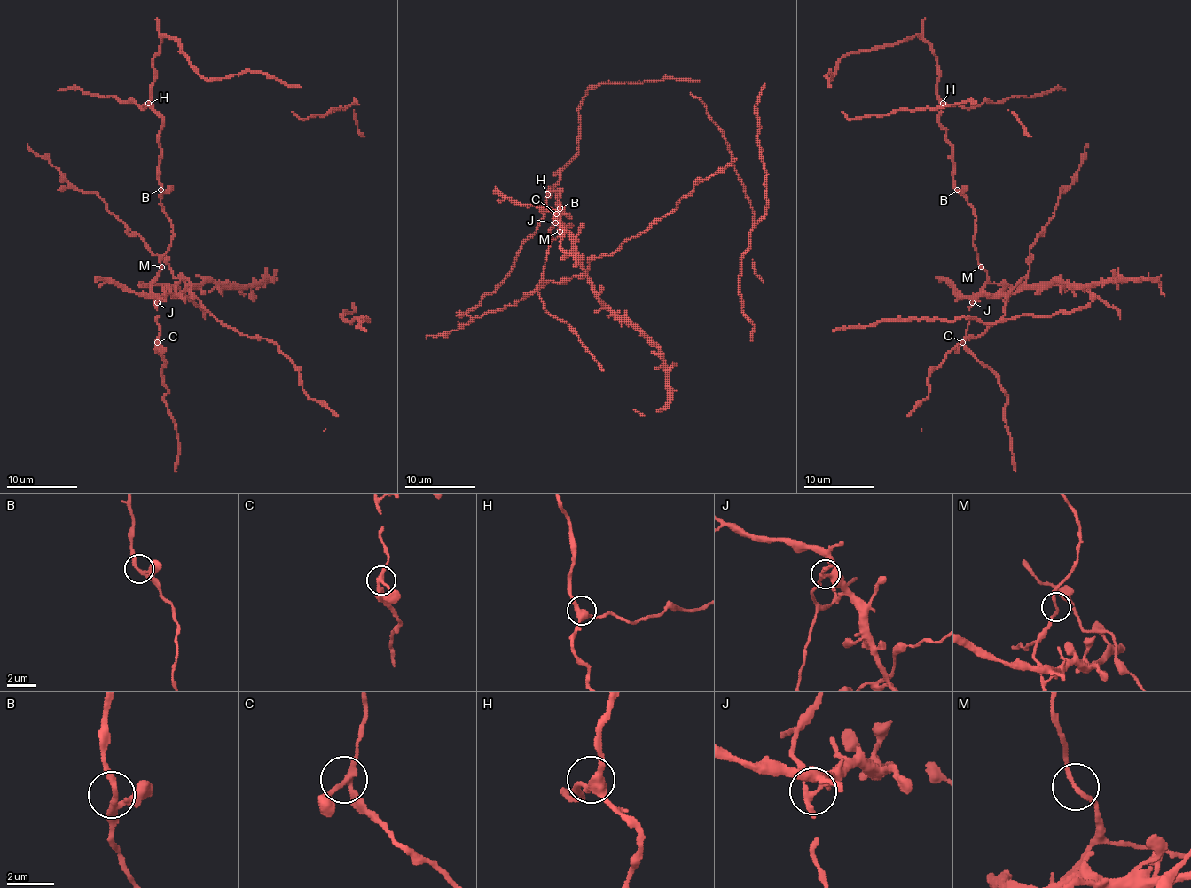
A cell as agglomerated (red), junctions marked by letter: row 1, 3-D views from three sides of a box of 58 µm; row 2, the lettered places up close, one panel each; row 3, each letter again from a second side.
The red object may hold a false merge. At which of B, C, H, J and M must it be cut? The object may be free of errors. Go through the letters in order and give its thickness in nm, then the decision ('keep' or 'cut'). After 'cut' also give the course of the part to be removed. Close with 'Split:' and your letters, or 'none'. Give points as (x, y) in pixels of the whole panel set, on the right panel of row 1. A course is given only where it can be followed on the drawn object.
B: calibre 200 nm; keep
C: calibre 260 nm; keep
H: calibre 360 nm; keep
J: calibre 280 nm; cut
M: calibre 180 nm; keep
Split: J

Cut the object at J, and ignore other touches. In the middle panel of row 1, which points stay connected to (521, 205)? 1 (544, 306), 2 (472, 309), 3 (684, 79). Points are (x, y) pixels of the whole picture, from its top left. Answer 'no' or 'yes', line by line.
1: no
2: no
3: no

